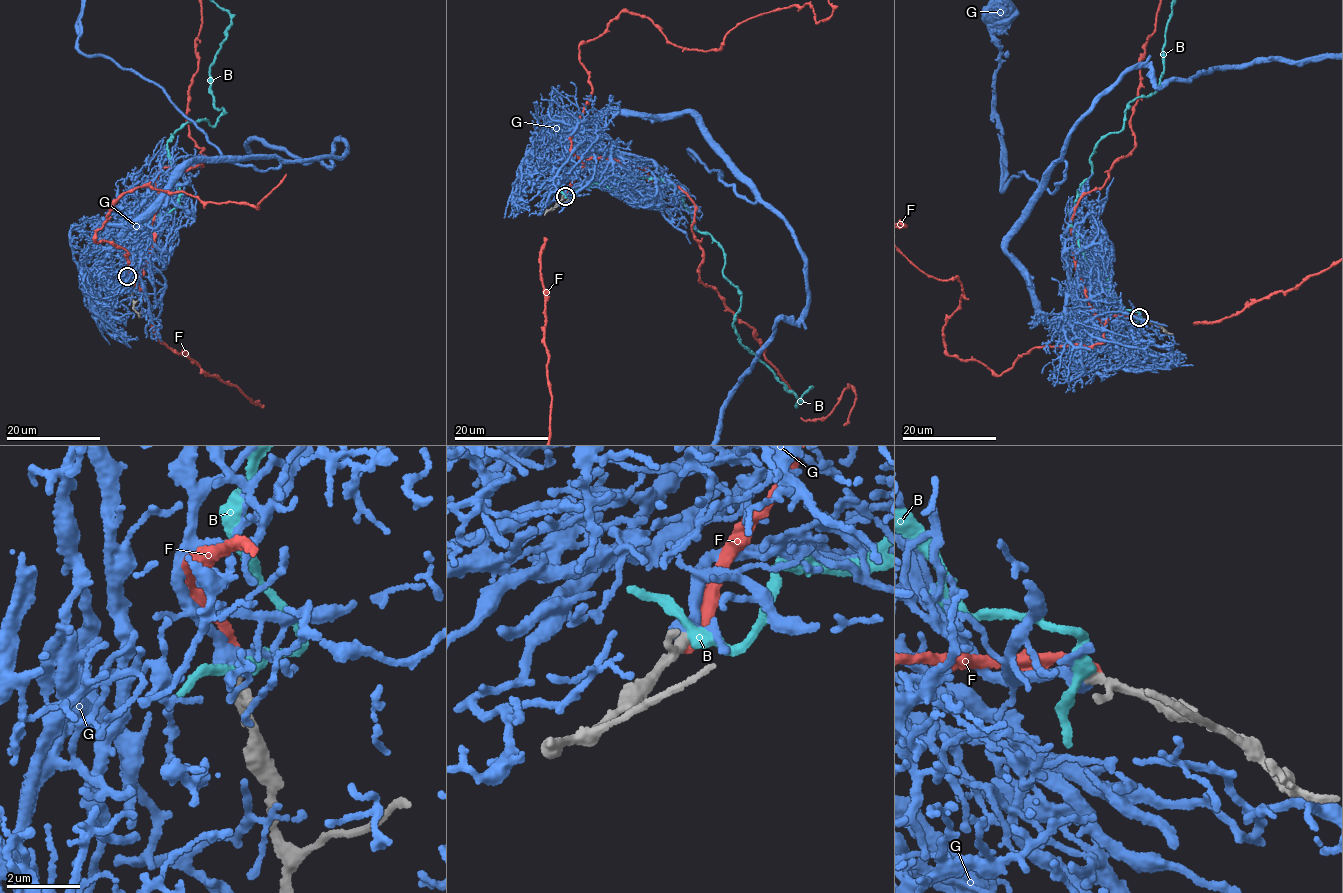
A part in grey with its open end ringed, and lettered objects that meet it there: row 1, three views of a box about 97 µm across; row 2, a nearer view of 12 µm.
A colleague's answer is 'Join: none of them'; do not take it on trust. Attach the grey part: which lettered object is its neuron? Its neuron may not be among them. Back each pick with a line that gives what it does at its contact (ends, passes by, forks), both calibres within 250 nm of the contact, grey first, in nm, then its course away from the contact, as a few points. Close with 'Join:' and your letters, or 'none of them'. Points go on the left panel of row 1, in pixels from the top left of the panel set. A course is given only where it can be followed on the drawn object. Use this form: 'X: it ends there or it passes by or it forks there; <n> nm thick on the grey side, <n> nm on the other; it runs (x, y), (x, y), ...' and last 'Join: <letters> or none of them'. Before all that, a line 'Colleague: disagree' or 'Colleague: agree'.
Colleague: disagree
G: it passes by; 200 nm thick on the grey side, 360 nm on the other; it runs (127, 278), (130, 219), (190, 163), (280, 161), (230, 162), (156, 84), (77, 48)
Join: G

